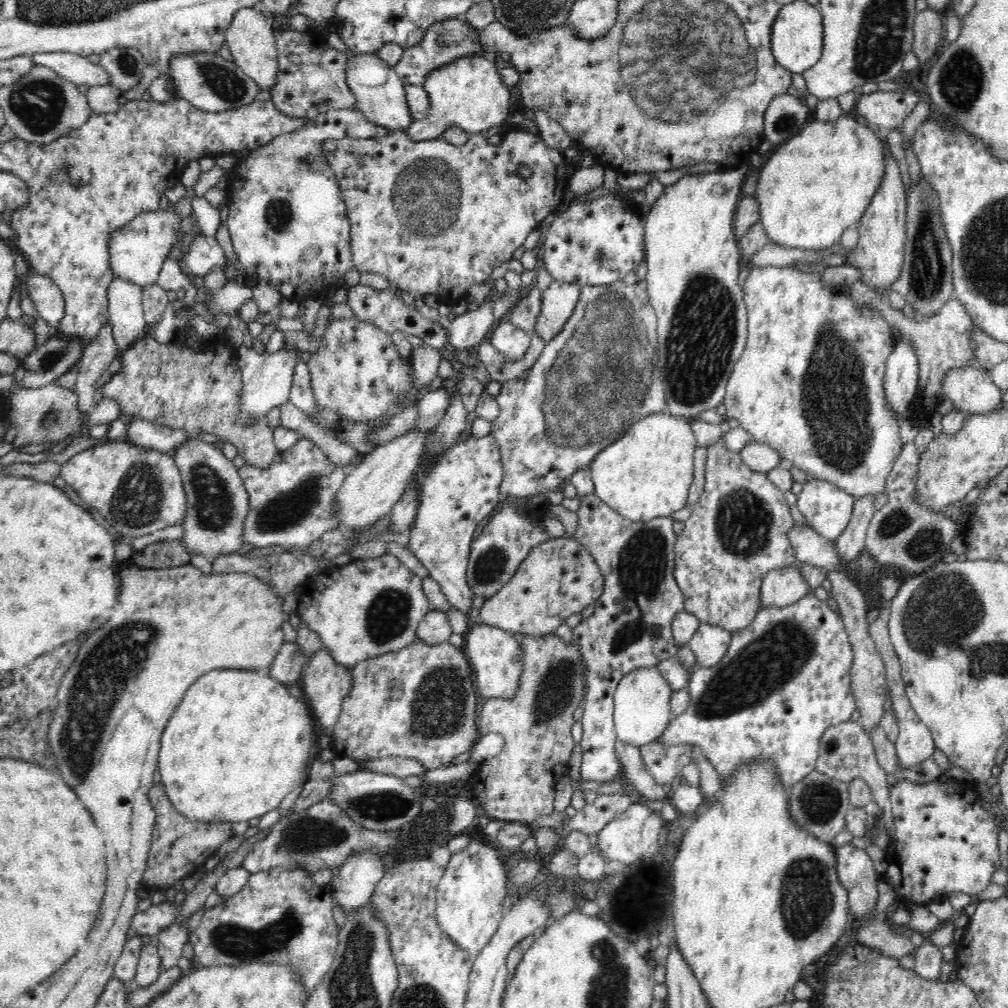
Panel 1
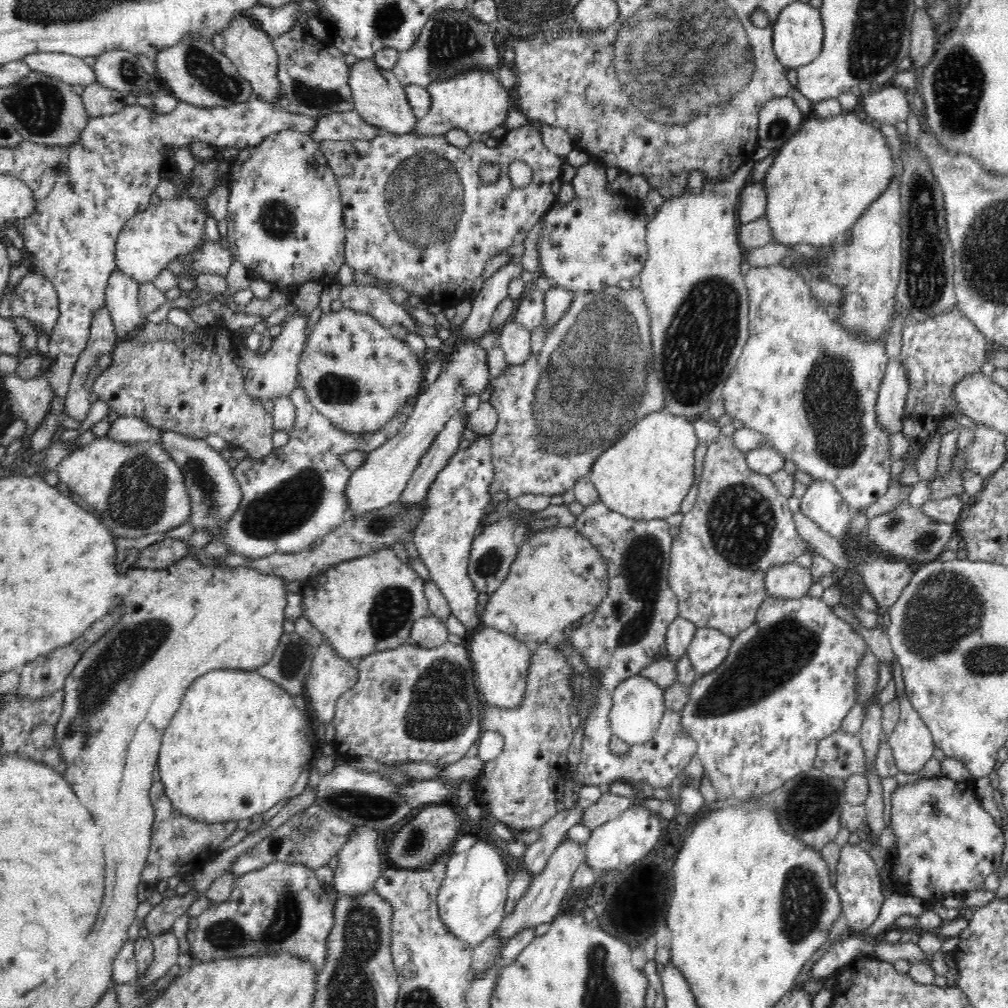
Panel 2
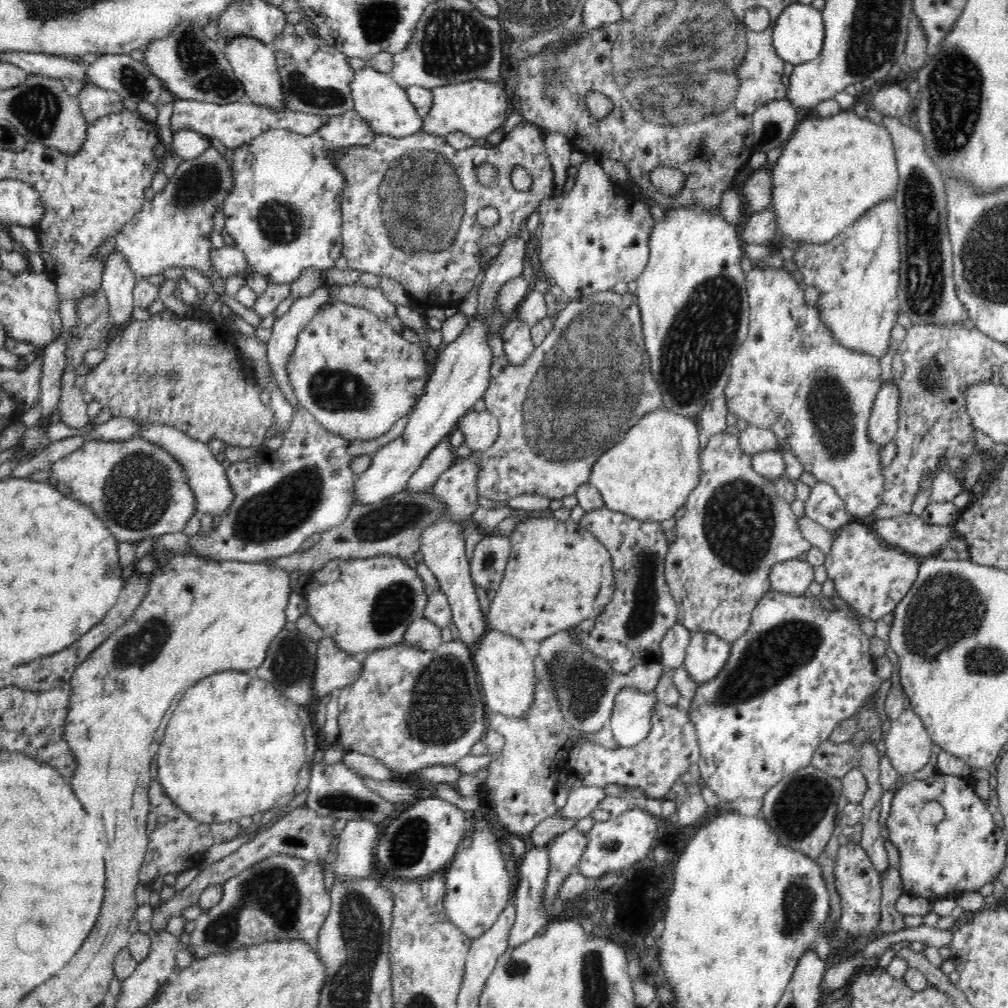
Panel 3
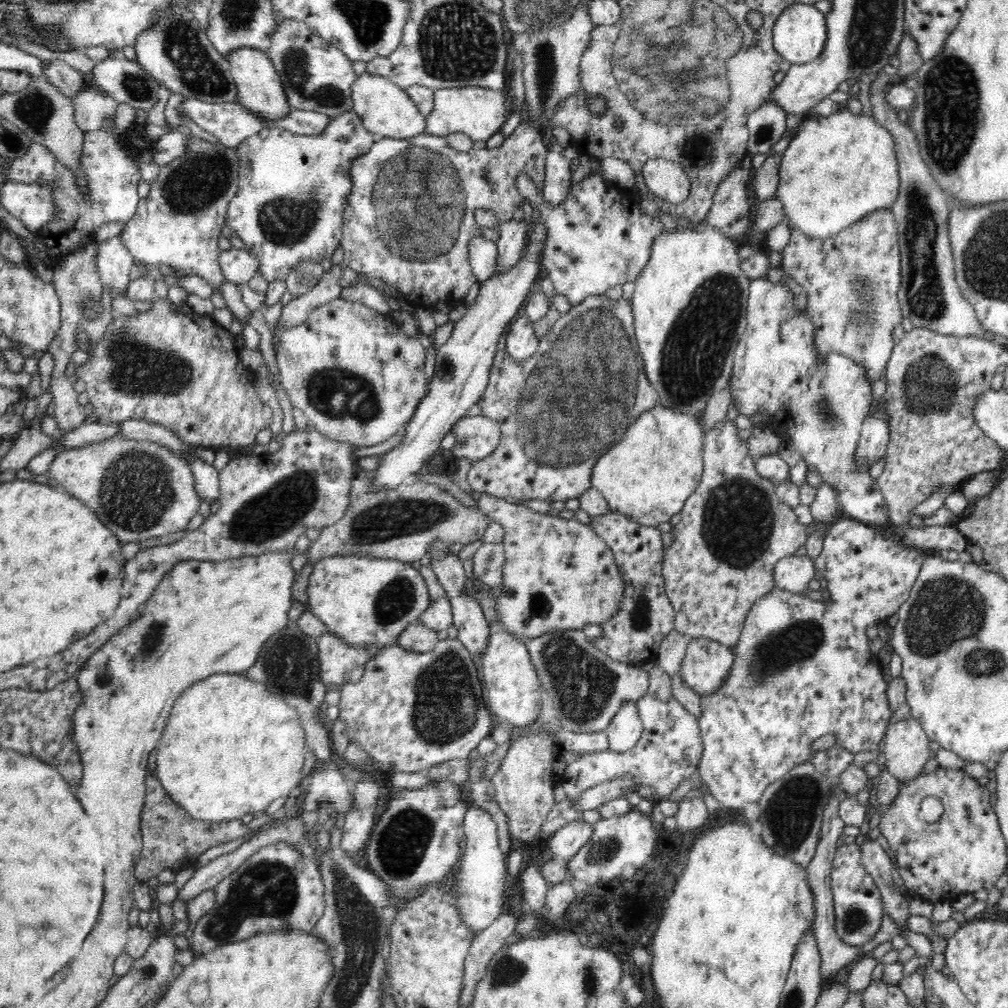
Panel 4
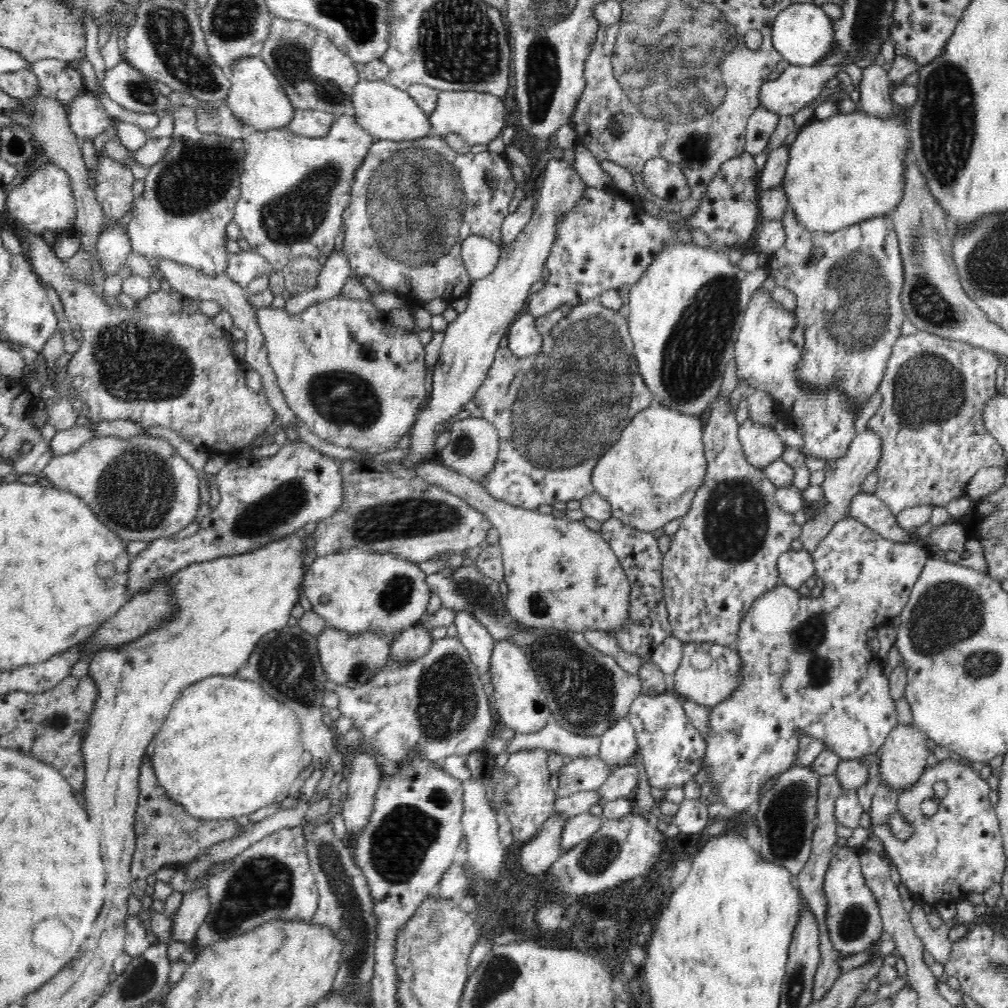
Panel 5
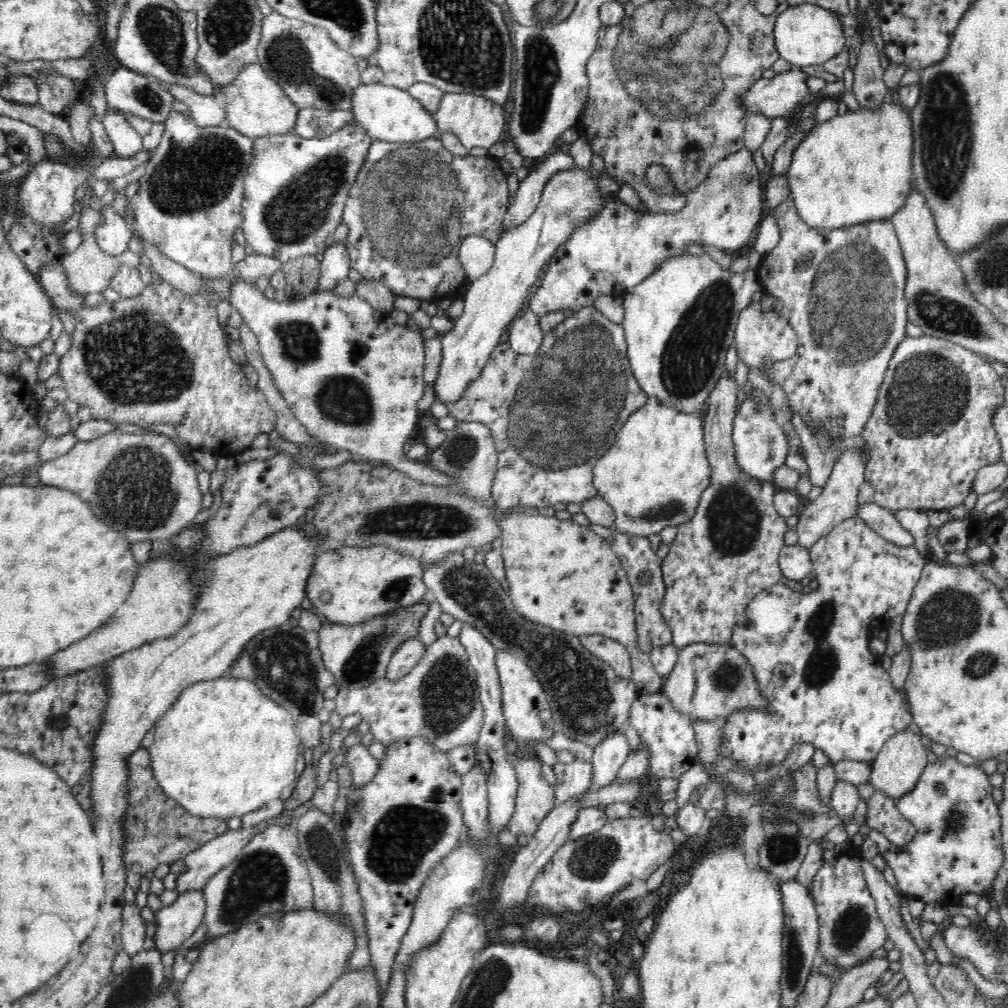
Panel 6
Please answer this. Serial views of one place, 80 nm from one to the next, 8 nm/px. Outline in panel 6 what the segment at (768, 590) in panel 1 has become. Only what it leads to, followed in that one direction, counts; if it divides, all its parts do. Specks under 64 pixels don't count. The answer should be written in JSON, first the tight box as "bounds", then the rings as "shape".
{"bounds":[779,544,813,582],"shape":[[[800,544],[784,546],[779,554],[781,575],[788,581],[800,582],[813,573],[809,550]]]}

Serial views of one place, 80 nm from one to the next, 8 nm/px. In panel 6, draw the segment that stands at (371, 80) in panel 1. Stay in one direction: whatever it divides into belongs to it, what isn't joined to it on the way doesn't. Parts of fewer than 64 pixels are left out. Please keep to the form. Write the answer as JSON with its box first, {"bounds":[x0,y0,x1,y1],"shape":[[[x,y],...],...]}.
{"bounds":[351,84,437,144],"shape":[[[360,84],[353,91],[351,108],[356,122],[372,137],[374,141],[396,144],[420,144],[423,140],[437,134],[437,122],[433,113],[426,110],[408,91],[402,91],[384,84]]]}

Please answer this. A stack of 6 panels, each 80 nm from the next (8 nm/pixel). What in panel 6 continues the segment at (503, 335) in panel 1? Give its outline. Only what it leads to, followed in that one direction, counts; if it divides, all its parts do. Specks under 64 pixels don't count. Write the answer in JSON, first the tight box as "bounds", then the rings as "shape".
{"bounds":[508,309,545,354],"shape":[[[528,309],[514,318],[508,326],[511,349],[518,354],[534,354],[541,348],[545,334],[539,325],[539,316]]]}

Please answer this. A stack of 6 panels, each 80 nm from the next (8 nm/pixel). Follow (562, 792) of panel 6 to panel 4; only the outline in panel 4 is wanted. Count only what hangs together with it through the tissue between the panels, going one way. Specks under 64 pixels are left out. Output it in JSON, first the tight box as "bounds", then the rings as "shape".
{"bounds":[559,694,703,799],"shape":[[[646,694],[636,700],[636,705],[644,727],[638,744],[625,753],[610,750],[580,753],[574,762],[567,765],[559,779],[567,798],[574,799],[583,790],[620,779],[623,774],[634,774],[632,781],[636,788],[648,786],[662,799],[683,780],[697,779],[703,746],[696,717],[674,698],[662,701]]]}

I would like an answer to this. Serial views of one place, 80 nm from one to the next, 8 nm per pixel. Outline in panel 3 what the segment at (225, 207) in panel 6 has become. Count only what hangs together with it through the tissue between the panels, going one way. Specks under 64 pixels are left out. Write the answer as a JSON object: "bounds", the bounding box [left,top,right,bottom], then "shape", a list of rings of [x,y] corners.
{"bounds":[115,146,234,294],"shape":[[[210,146],[198,158],[182,160],[176,172],[167,177],[165,189],[161,193],[156,193],[150,201],[150,216],[156,226],[130,228],[128,224],[120,229],[115,236],[115,250],[124,256],[130,270],[138,278],[147,279],[149,276],[160,275],[167,268],[174,266],[196,269],[212,281],[212,291],[218,294],[225,293],[225,279],[215,273],[209,256],[214,226],[212,217],[216,212],[216,206],[222,206],[234,186],[232,157],[232,150],[224,157]]]}

